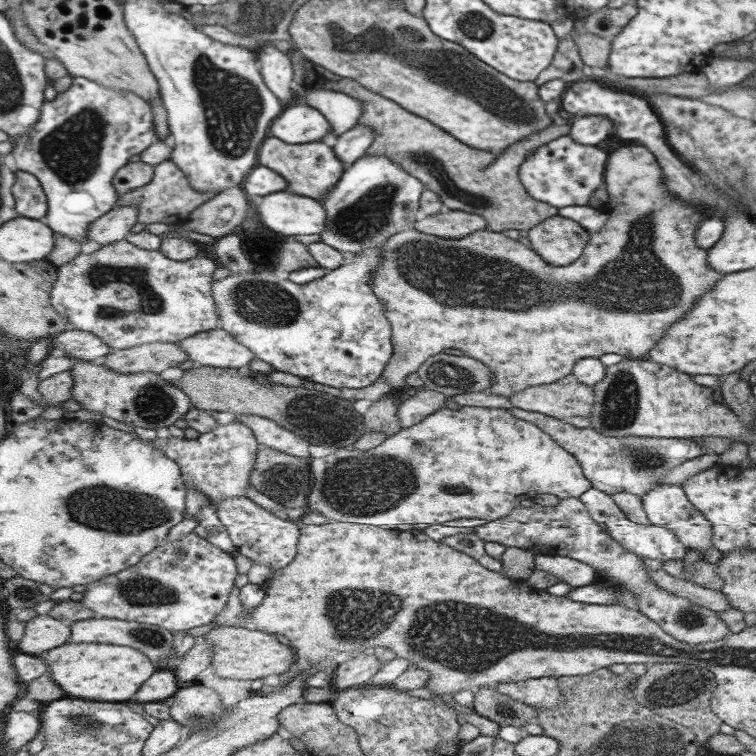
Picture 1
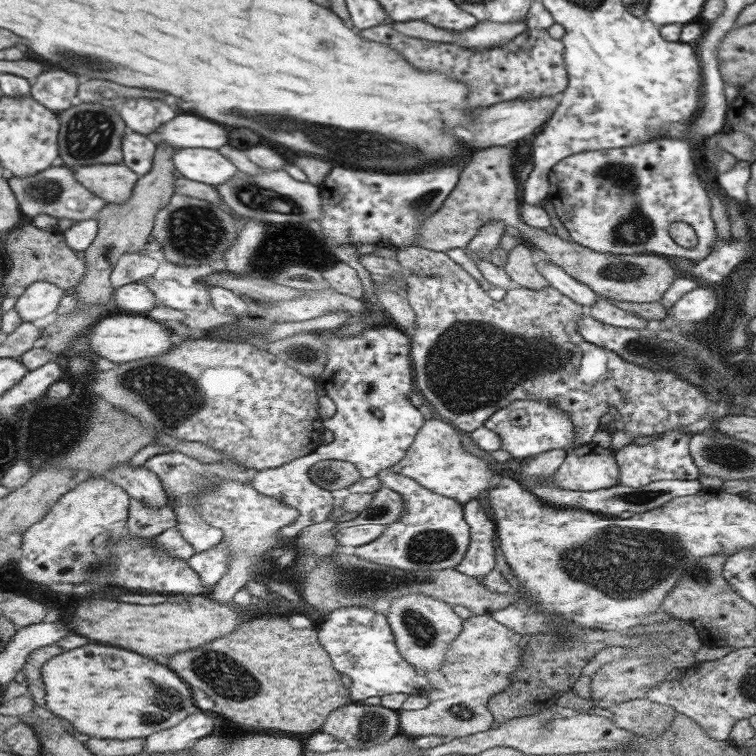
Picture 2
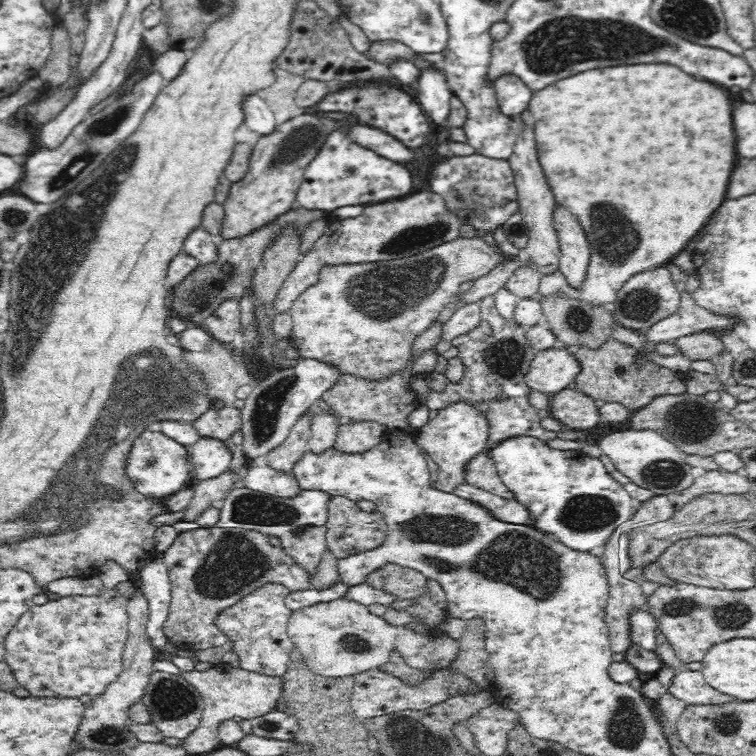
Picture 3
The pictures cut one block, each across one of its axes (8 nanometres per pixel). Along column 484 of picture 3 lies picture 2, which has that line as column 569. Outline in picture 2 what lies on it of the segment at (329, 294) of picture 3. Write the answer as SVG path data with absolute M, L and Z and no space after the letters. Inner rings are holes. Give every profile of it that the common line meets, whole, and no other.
M527 225L521 236L526 243L545 252L549 261L559 266L567 276L588 286L599 298L621 302L660 302L677 279L677 272L671 268L665 256L603 254L576 242L562 240L557 235L548 234L544 229L533 229Z

